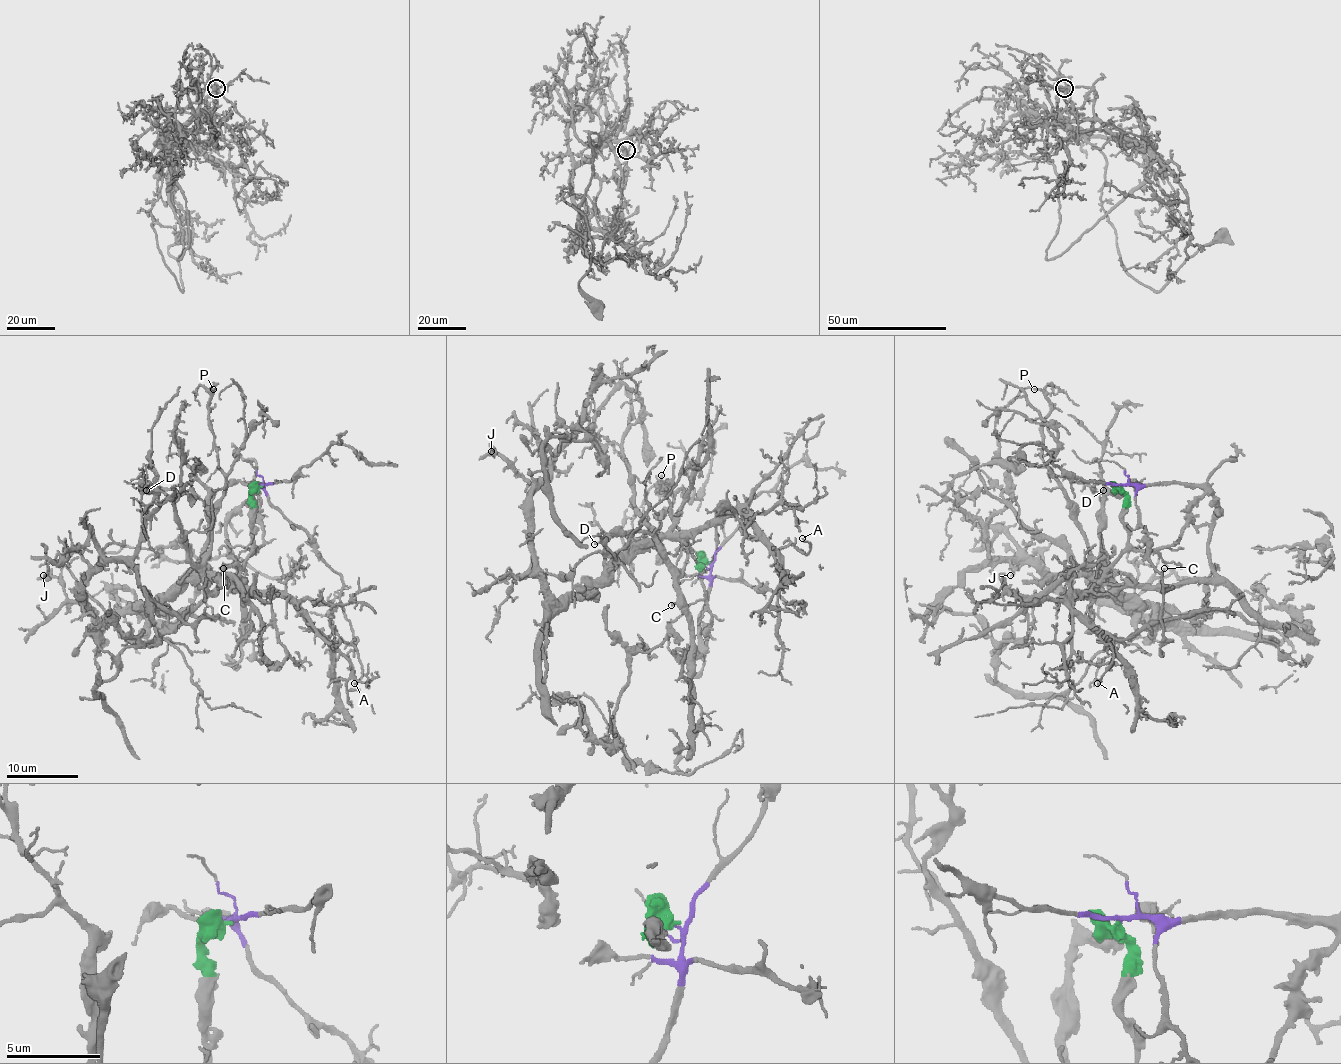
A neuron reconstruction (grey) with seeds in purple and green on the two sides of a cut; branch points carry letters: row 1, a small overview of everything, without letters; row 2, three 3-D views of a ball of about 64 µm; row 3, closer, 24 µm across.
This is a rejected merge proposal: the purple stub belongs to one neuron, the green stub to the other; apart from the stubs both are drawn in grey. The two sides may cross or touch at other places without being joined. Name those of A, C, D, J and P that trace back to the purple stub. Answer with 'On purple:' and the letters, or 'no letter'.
On purple: C, P

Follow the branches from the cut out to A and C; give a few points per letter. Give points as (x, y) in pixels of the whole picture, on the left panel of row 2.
A: (259, 486), (239, 581), (287, 599), (325, 637), (353, 647), (362, 671), (353, 683)
C: (259, 486), (251, 483), (250, 495), (226, 524), (228, 553), (242, 581), (232, 581), (223, 569)

